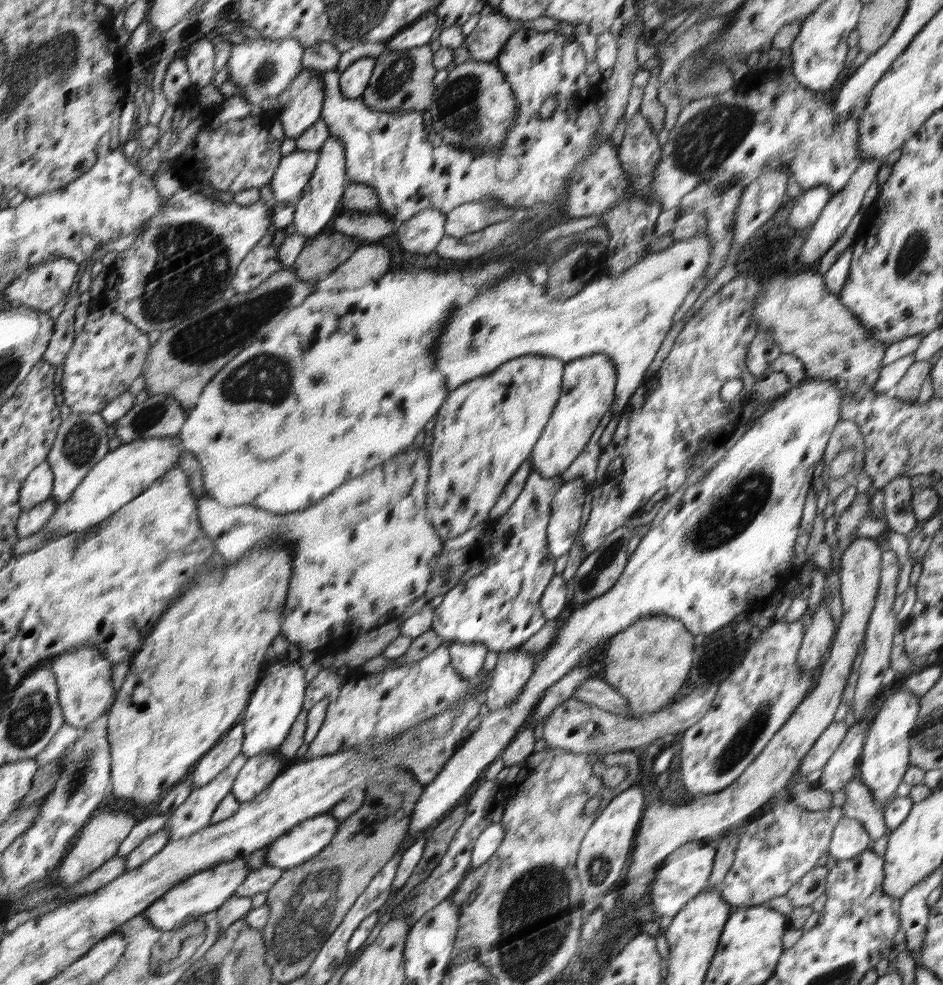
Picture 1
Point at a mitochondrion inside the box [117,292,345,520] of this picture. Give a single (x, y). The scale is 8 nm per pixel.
(265, 378)

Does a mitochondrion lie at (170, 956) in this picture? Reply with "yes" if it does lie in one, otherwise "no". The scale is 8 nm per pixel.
yes

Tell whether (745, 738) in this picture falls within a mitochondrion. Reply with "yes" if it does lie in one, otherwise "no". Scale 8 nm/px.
yes

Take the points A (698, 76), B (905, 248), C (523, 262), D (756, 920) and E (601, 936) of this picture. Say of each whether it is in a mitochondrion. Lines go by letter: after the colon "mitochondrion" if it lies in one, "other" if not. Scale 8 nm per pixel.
A: mitochondrion
B: mitochondrion
C: other
D: other
E: other

